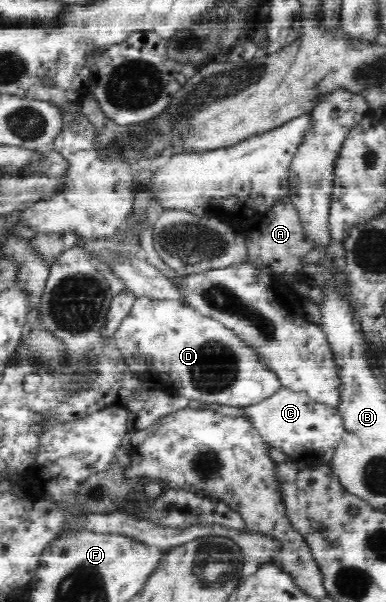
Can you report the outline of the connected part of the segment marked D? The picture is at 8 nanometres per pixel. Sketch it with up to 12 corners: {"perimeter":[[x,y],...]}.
{"perimeter":[[135,298],[114,340],[134,373],[242,407],[283,386],[232,328]]}

